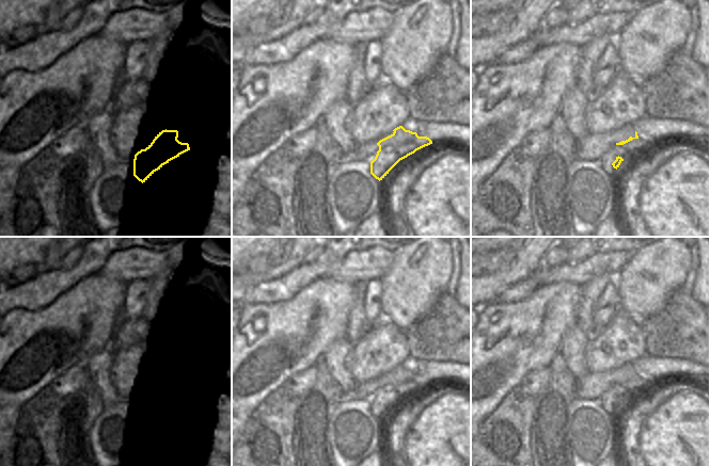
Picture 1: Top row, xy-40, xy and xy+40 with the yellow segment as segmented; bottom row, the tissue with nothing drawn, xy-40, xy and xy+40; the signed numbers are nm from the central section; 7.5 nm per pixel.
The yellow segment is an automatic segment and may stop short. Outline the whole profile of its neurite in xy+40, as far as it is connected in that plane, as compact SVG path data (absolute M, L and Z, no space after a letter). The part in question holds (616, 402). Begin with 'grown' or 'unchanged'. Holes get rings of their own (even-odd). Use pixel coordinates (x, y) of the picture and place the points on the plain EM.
grown; M635 370L635 375L630 375L626 380L616 382L616 385L606 390L599 398L601 406L609 414L615 415L616 408L619 406L620 402L630 393L636 392L649 384L647 381L641 379Z

